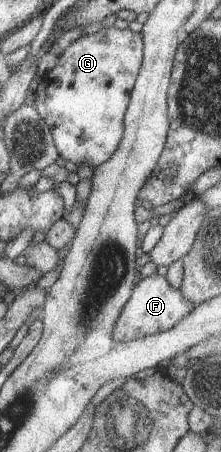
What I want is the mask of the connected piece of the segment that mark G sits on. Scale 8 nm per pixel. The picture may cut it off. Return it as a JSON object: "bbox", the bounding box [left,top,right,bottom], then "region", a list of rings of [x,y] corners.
{"bbox":[34,27,143,168],"region":[[[114,27],[105,28],[96,32],[95,34],[80,36],[75,42],[72,42],[64,53],[59,57],[58,64],[52,68],[49,72],[43,74],[41,82],[37,85],[35,89],[36,101],[34,104],[35,110],[44,120],[44,123],[48,126],[51,131],[58,155],[65,159],[66,161],[71,161],[76,165],[87,165],[91,168],[98,167],[100,164],[106,163],[119,149],[119,145],[123,141],[124,130],[126,126],[123,124],[123,120],[126,118],[127,109],[130,107],[131,103],[131,93],[135,89],[136,80],[139,77],[139,73],[142,71],[143,67],[143,38],[140,33],[132,32],[130,29],[120,30]]]}

